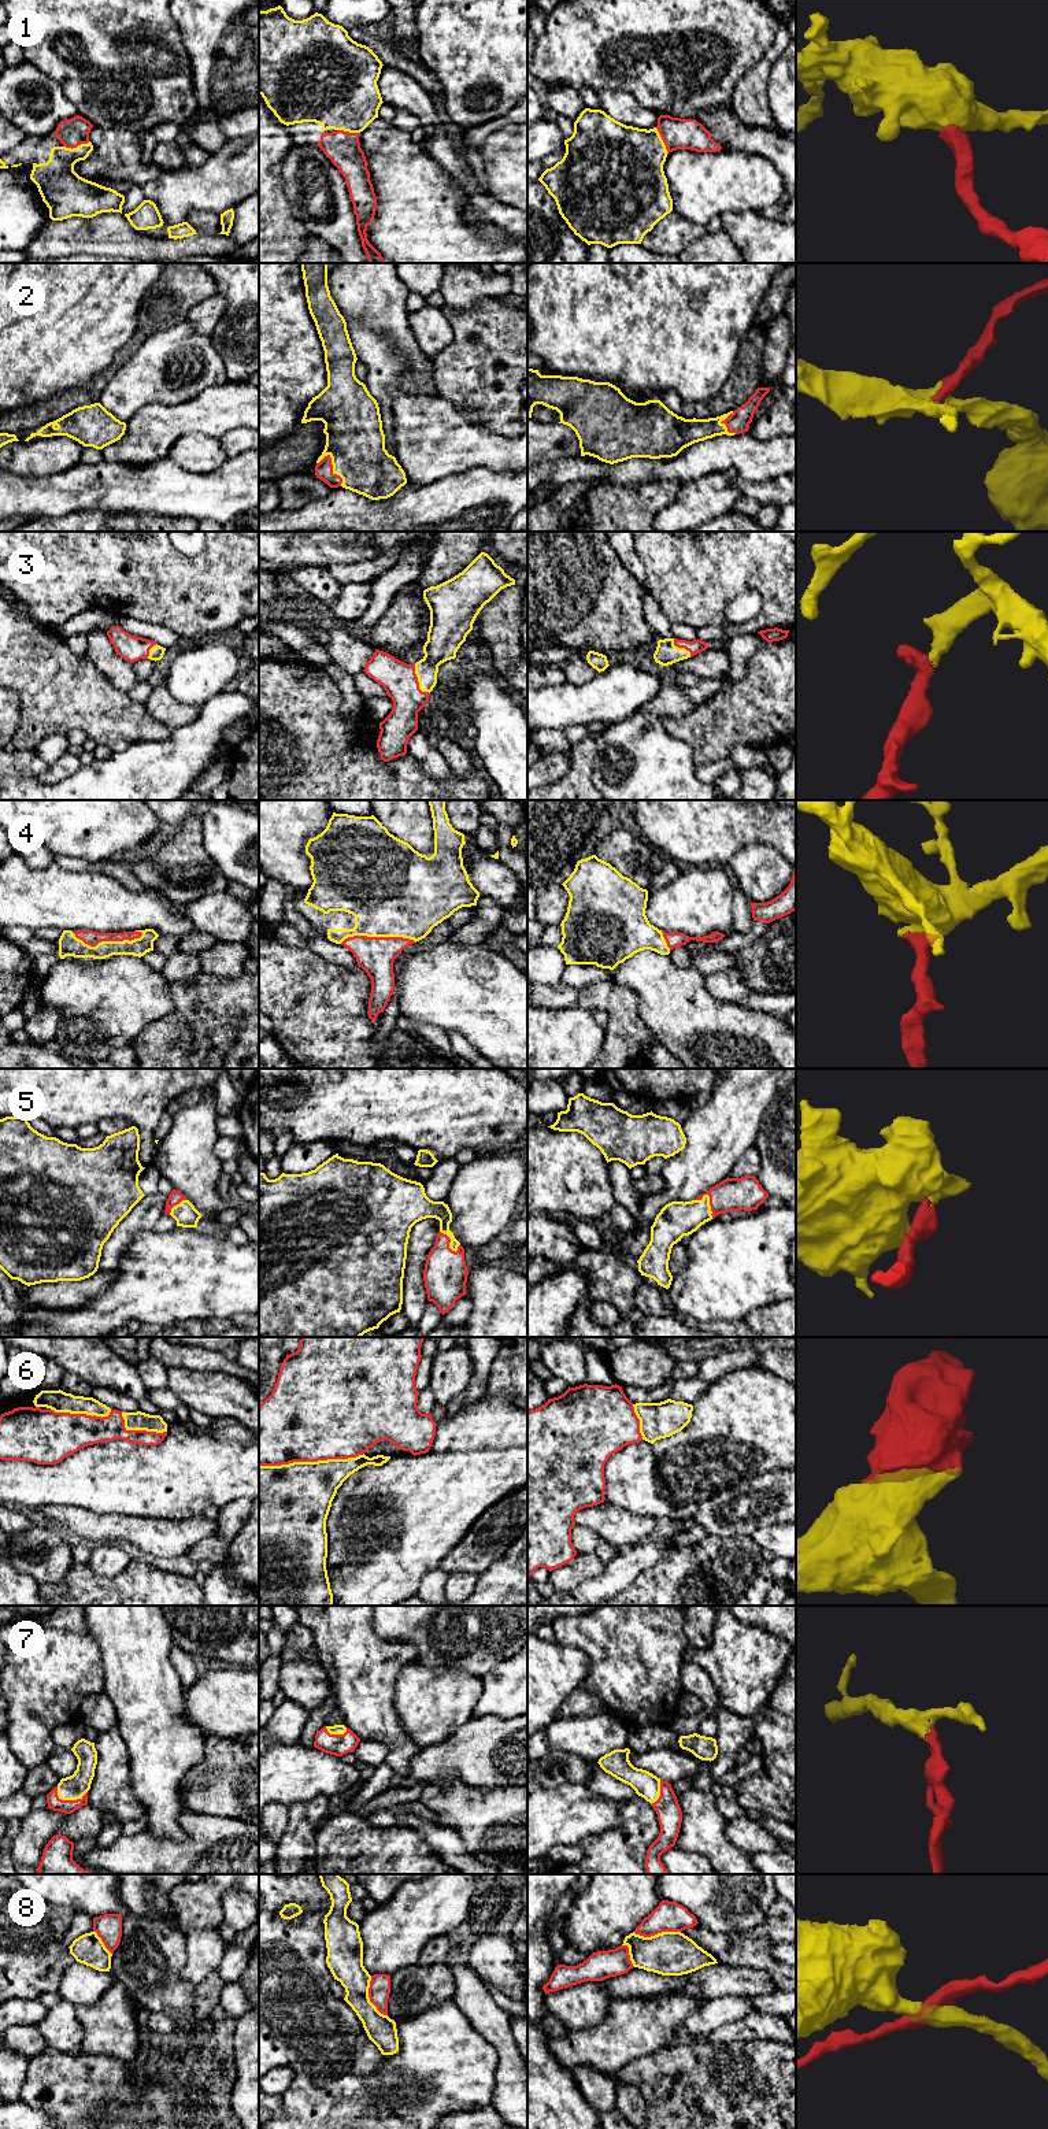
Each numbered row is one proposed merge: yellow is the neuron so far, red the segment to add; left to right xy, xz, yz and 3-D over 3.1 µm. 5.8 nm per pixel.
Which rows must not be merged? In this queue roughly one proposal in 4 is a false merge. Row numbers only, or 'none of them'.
8

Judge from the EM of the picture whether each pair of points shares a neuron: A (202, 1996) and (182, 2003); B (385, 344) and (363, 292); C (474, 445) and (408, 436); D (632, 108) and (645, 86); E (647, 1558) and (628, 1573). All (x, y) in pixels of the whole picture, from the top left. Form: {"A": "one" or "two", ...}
{"A": "two", "B": "one", "C": "one", "D": "two", "E": "one"}

